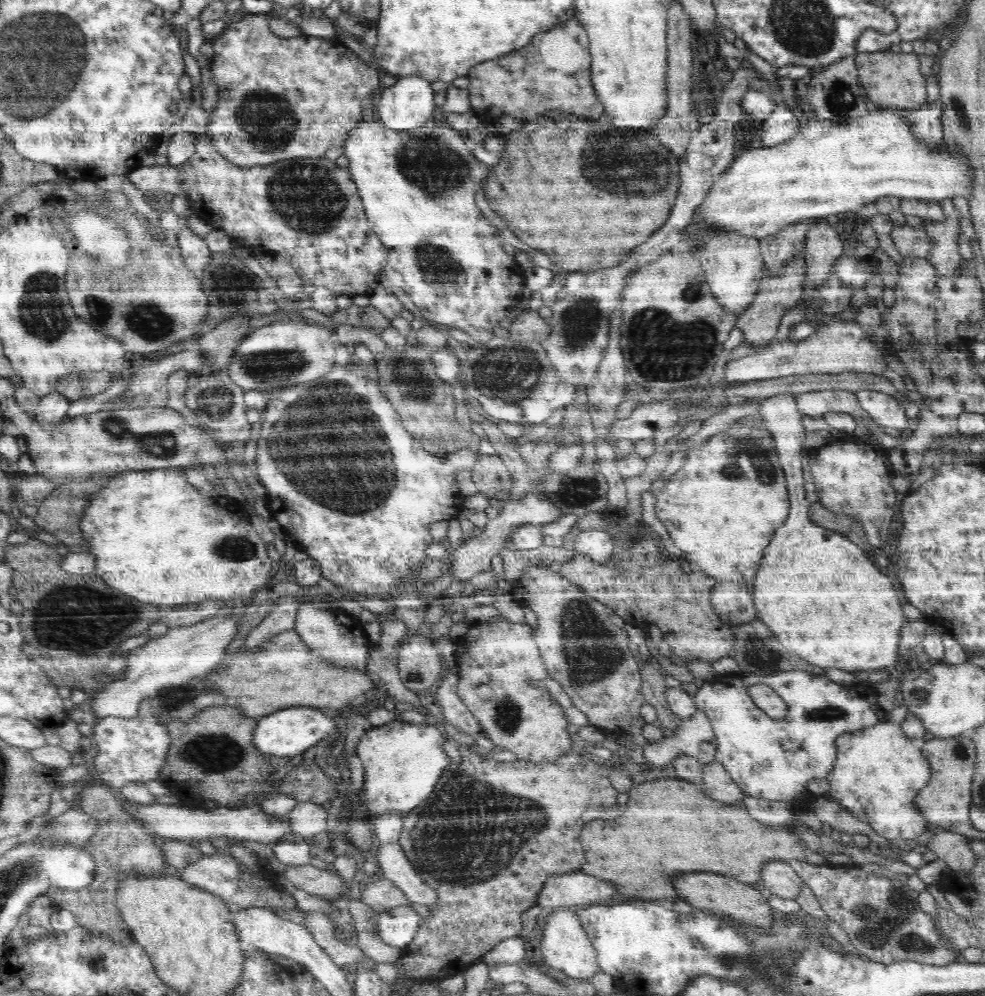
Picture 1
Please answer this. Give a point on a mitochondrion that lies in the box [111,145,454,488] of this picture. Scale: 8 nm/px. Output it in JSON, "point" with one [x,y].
{"point":[305,196]}

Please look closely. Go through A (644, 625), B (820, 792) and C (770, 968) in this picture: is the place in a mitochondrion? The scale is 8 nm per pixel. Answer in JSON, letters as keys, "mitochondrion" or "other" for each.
{"A":"other","B":"other","C":"mitochondrion"}

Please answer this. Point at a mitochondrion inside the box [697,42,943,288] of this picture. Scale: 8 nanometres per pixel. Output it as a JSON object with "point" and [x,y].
{"point":[841,101]}

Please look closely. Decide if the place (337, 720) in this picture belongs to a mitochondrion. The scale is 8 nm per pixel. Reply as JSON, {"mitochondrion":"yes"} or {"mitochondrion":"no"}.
{"mitochondrion":"no"}

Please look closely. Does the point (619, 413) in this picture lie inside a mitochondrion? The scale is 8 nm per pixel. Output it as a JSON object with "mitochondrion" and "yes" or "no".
{"mitochondrion":"no"}

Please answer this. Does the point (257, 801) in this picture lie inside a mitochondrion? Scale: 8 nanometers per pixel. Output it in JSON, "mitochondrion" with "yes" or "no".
{"mitochondrion":"no"}

